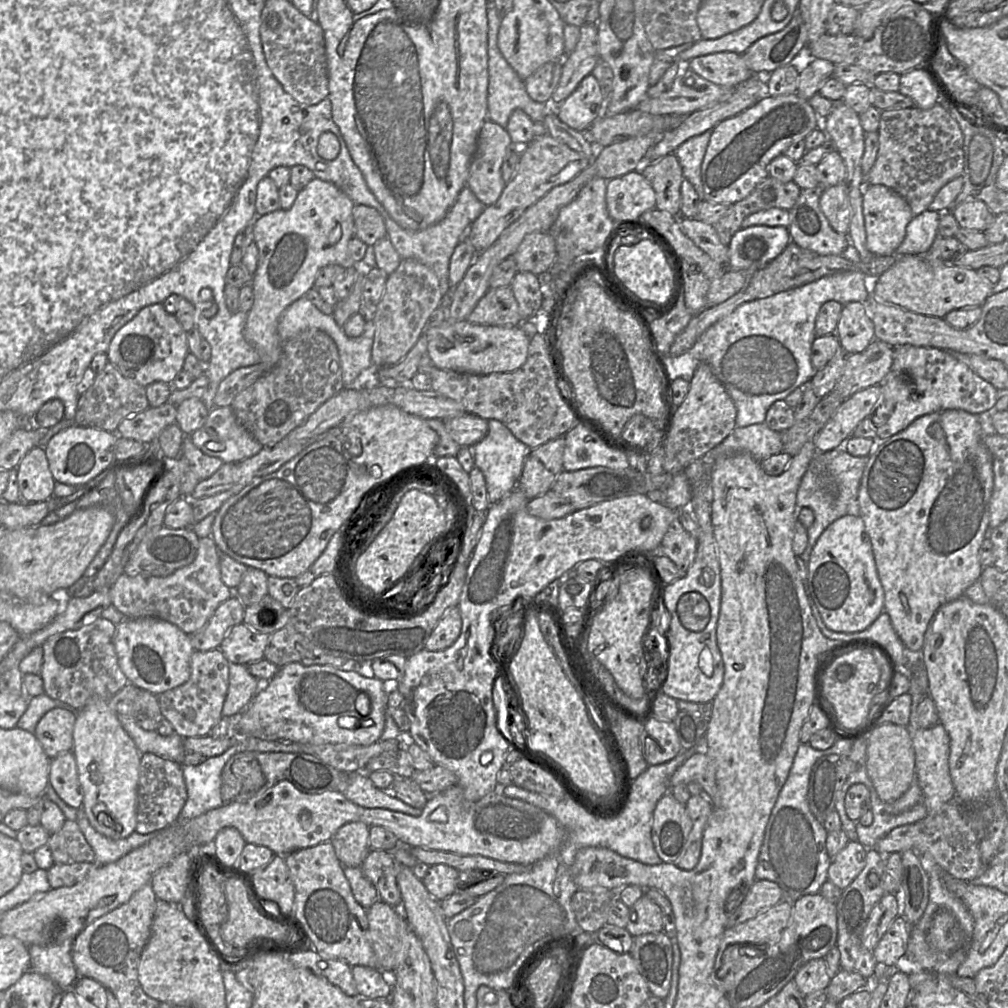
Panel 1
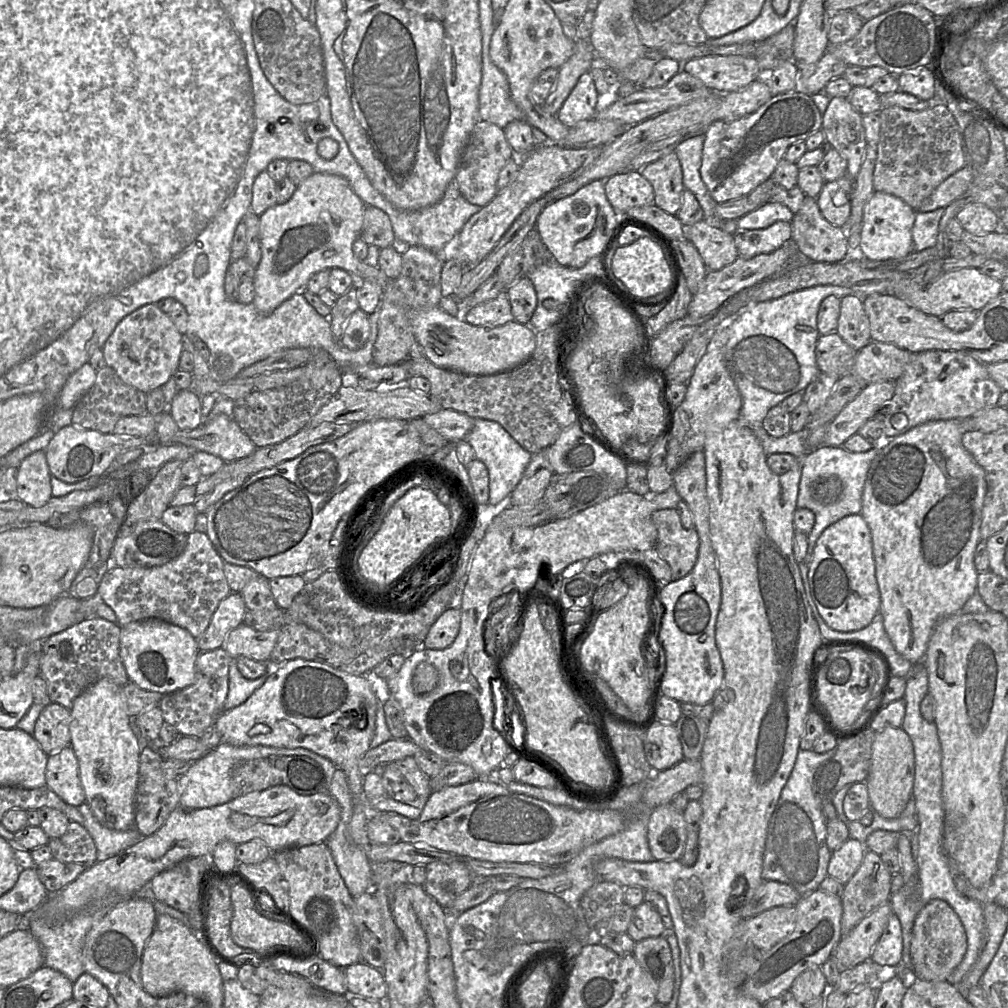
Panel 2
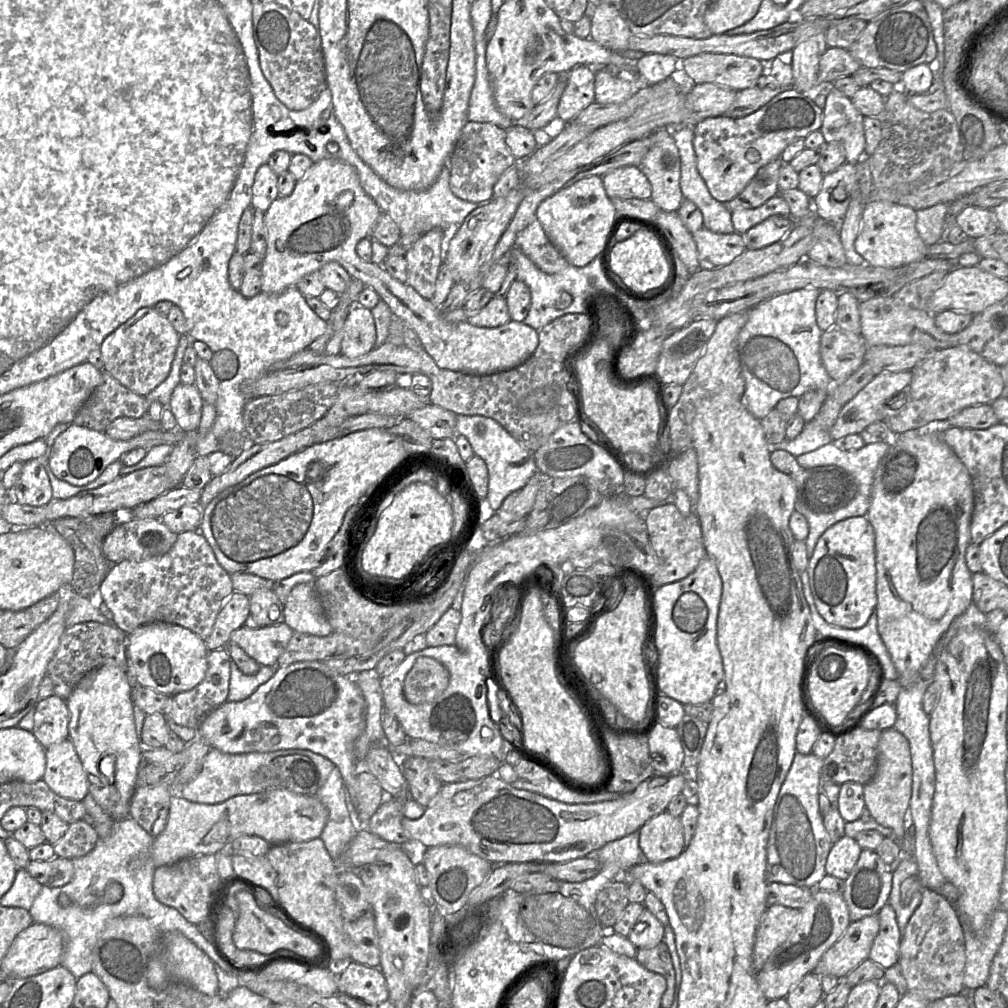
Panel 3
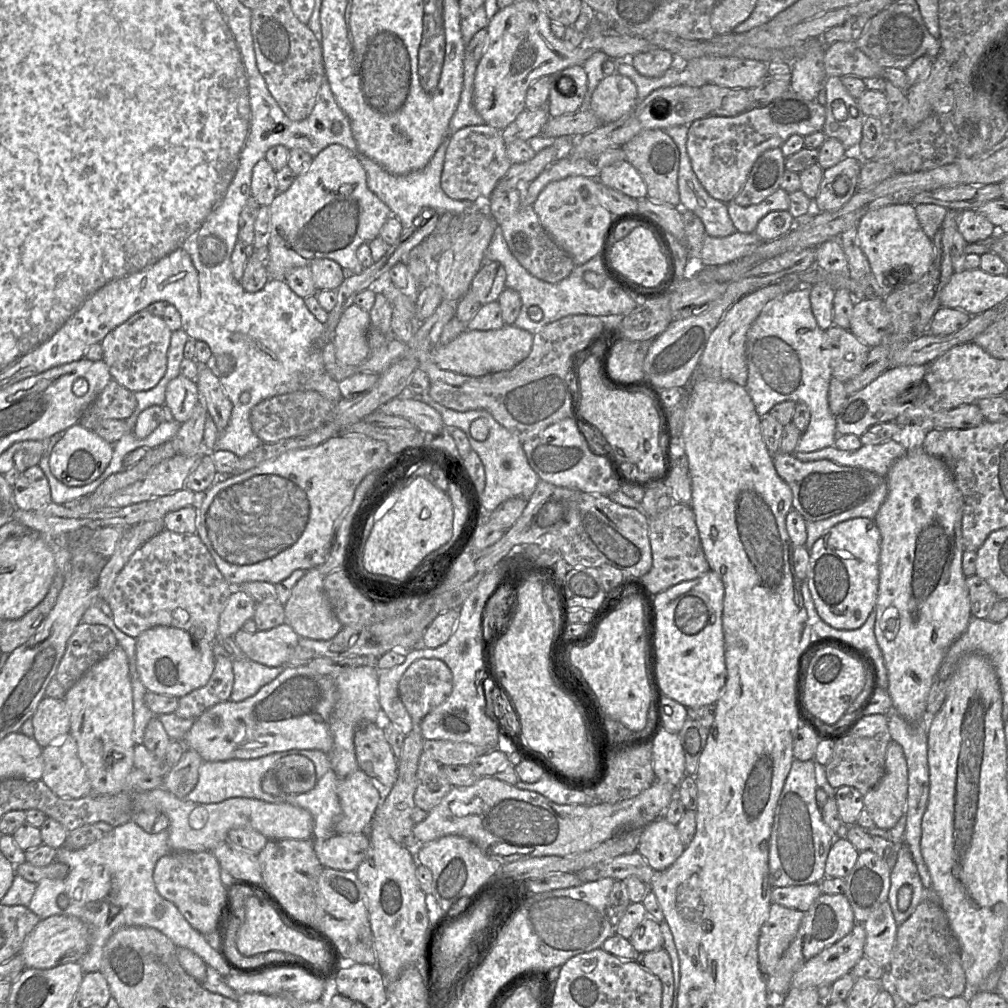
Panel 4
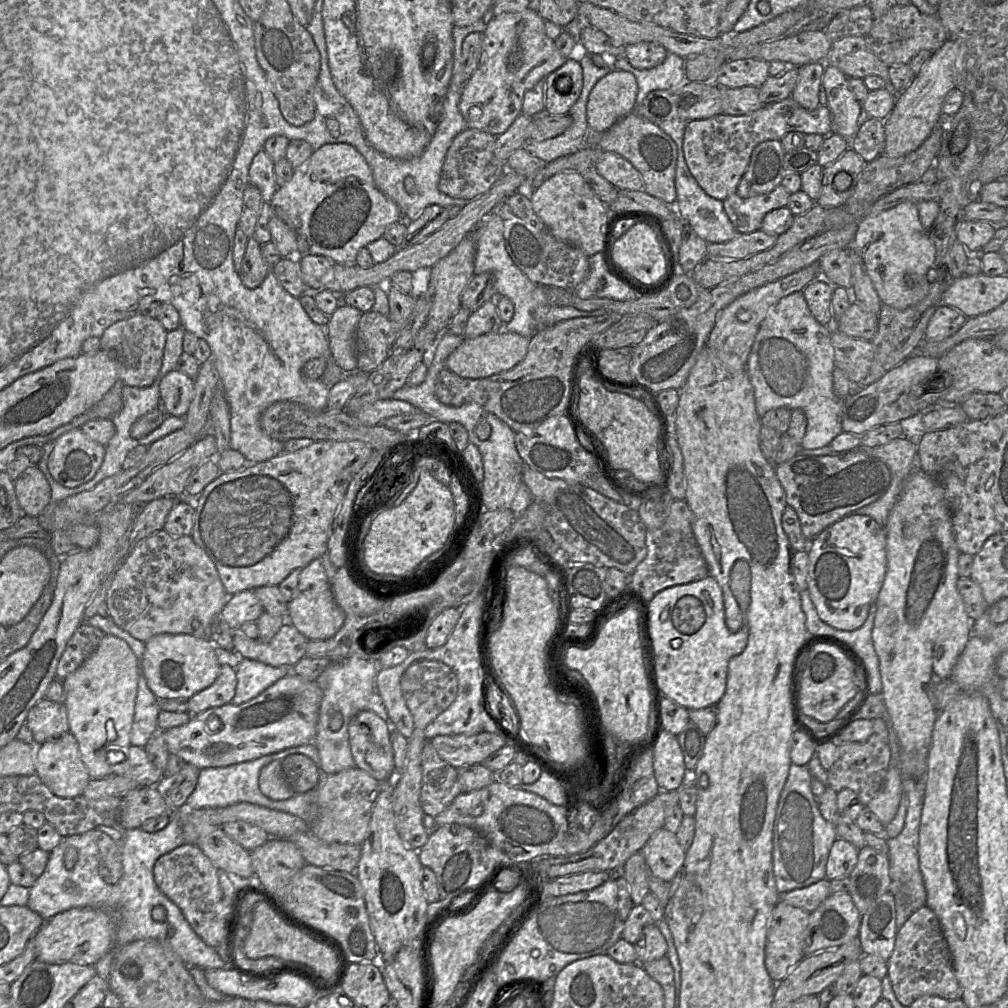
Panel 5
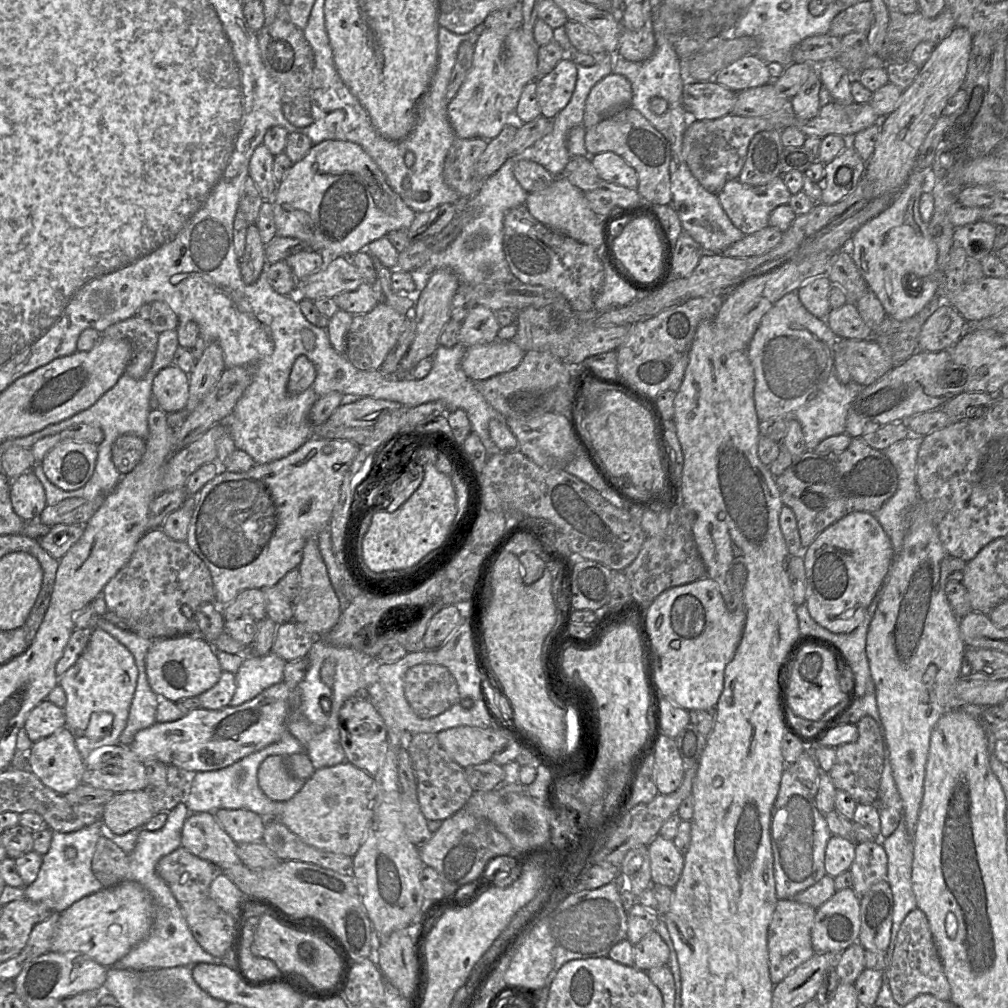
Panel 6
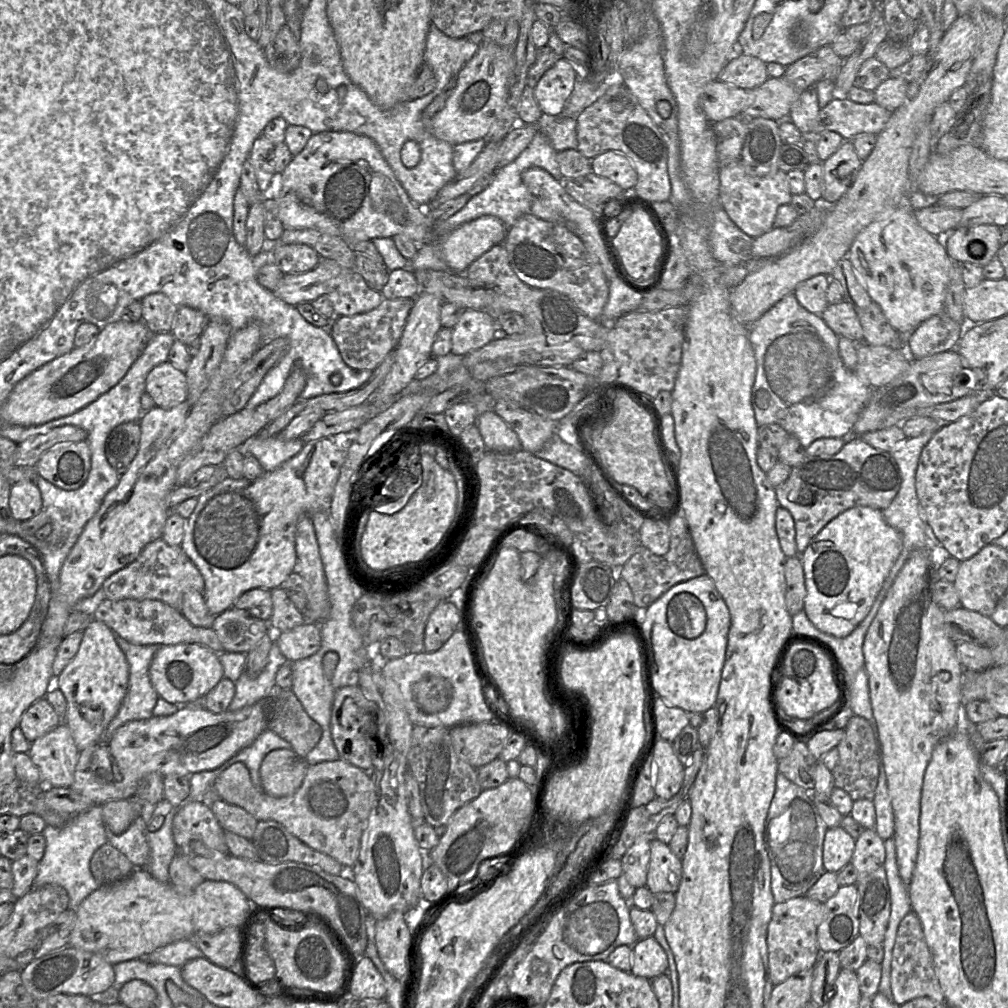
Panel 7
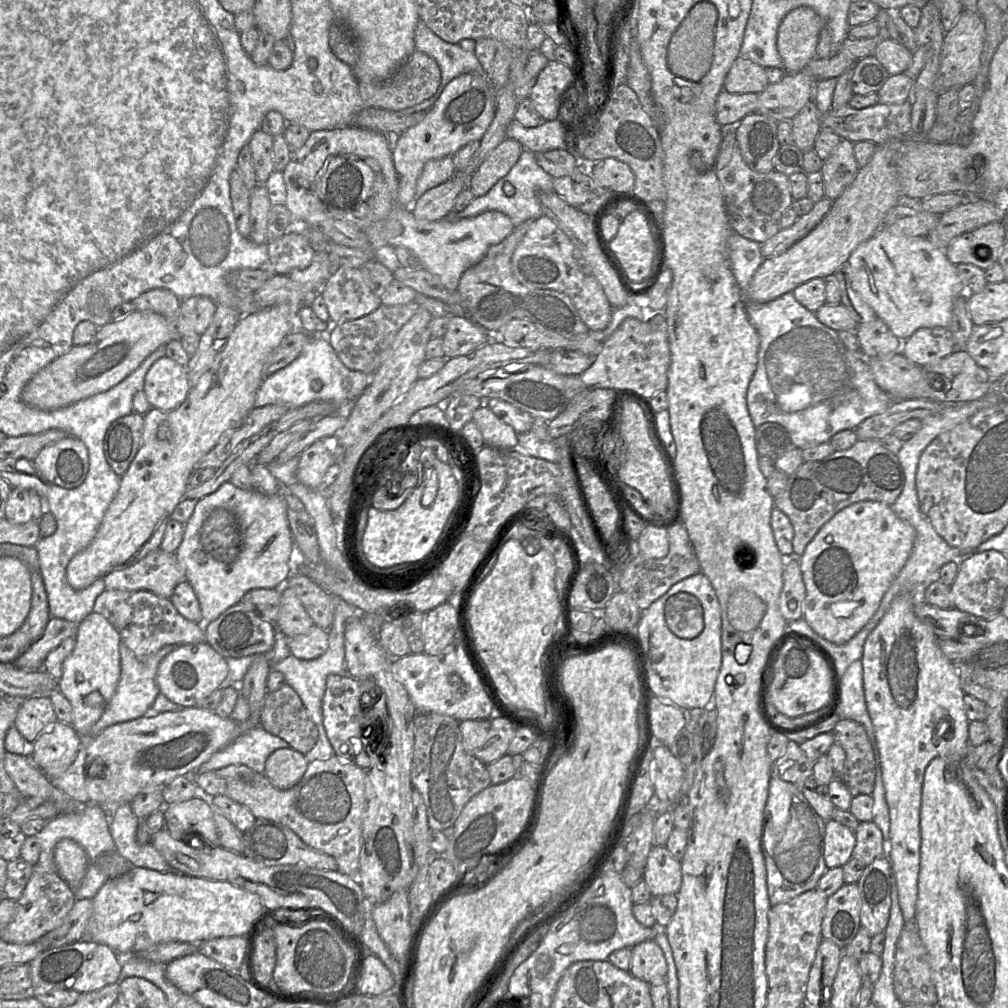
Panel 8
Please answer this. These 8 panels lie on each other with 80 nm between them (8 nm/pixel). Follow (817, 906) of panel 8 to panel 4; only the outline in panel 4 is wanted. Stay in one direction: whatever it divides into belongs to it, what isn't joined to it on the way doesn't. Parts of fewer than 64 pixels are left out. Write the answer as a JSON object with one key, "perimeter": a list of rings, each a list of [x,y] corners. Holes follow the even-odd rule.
{"perimeter":[[[772,903],[758,940],[758,961],[764,976],[771,976],[796,937],[804,912]]]}

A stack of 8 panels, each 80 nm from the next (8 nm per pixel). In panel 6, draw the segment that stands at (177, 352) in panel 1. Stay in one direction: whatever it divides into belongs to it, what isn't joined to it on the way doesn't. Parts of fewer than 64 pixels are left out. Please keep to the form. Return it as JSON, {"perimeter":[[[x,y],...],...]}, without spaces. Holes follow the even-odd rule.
{"perimeter":[[[131,317],[107,327],[103,336],[129,340],[132,357],[125,373],[134,378],[143,378],[150,370],[158,343],[158,334],[149,320]]]}

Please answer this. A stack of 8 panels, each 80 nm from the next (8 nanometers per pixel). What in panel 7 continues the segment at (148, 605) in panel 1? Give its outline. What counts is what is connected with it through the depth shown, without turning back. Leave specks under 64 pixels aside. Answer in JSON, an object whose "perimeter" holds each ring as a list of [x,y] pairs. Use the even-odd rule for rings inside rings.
{"perimeter":[[[159,538],[147,544],[132,563],[110,575],[101,588],[109,600],[159,600],[180,612],[184,593],[189,590],[203,593],[204,587],[203,576],[180,545],[170,546]]]}

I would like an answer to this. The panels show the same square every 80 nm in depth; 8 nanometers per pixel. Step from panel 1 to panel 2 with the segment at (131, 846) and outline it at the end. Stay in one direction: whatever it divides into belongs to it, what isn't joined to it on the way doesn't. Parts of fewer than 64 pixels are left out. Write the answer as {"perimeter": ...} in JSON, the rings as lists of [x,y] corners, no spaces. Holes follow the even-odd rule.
{"perimeter":[[[86,801],[77,808],[84,818],[83,826],[95,842],[98,861],[104,861],[109,857],[120,854],[143,838],[136,828],[117,831],[102,826],[95,819]]]}

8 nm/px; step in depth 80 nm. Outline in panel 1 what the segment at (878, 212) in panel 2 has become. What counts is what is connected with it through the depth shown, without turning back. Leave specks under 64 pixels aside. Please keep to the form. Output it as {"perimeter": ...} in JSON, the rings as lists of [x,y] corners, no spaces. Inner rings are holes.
{"perimeter":[[[867,184],[863,196],[863,215],[867,249],[875,256],[890,256],[901,245],[906,228],[914,215],[909,204],[896,191],[887,186]]]}

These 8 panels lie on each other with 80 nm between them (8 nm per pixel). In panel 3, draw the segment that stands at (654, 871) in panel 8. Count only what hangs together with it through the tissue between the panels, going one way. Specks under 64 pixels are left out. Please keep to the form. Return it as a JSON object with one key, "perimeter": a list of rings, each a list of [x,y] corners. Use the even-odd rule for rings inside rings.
{"perimeter":[[[667,811],[652,817],[638,832],[639,847],[648,862],[659,863],[677,858],[685,849],[680,817]]]}

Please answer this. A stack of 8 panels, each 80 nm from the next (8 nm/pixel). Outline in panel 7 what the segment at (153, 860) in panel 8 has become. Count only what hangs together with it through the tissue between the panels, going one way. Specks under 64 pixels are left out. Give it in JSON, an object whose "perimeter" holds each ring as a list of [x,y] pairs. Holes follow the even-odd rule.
{"perimeter":[[[141,816],[121,835],[114,834],[106,825],[108,842],[123,853],[133,866],[145,868],[150,858],[150,847],[147,841],[147,824]]]}

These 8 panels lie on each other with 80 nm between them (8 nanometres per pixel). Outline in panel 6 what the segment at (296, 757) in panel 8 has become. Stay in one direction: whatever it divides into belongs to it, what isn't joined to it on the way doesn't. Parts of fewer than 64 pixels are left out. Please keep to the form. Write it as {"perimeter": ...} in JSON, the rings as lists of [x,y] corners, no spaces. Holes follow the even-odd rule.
{"perimeter":[[[271,755],[259,767],[258,783],[268,798],[286,802],[301,790],[305,781],[291,774],[286,757]]]}

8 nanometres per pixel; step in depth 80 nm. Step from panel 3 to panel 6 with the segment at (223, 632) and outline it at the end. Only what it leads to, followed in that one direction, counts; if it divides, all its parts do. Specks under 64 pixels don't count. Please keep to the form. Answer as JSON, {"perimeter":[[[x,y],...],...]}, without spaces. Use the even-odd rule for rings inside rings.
{"perimeter":[[[261,589],[244,590],[220,609],[225,621],[242,617],[251,617],[260,621],[267,617],[265,595]]]}

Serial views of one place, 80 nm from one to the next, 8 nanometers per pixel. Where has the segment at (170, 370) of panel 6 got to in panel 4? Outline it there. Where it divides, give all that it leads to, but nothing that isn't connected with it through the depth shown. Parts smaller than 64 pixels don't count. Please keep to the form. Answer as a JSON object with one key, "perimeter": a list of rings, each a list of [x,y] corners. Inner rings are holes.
{"perimeter":[[[183,375],[171,379],[166,386],[165,405],[170,409],[174,420],[187,421],[199,401],[199,392],[195,381]]]}

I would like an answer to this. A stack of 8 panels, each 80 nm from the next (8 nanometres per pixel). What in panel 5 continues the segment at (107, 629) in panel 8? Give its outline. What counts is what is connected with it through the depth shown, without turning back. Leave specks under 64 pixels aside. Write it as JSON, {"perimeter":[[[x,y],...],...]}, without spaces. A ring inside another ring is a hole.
{"perimeter":[[[106,634],[85,662],[62,681],[69,732],[78,742],[80,757],[91,779],[111,775],[106,756],[108,746],[129,747],[139,682],[138,659],[128,644]]]}

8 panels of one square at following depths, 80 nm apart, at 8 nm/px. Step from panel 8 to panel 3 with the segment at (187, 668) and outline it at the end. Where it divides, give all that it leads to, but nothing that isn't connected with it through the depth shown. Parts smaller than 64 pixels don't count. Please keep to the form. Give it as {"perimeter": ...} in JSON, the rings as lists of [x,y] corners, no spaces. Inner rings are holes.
{"perimeter":[[[152,622],[125,635],[128,666],[136,684],[173,696],[189,691],[203,681],[210,651],[205,642],[189,629],[176,624]]]}

